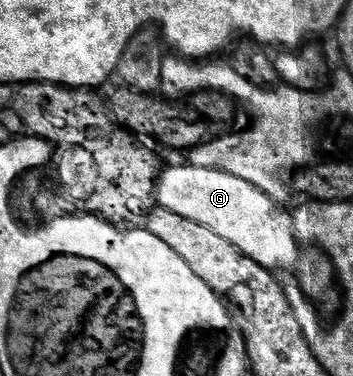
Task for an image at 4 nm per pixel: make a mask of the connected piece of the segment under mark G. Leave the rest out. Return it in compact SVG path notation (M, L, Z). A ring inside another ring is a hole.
M189 163L163 168L156 186L156 201L161 208L176 211L176 215L184 215L184 219L192 219L216 231L216 235L228 239L232 247L244 251L248 259L256 259L256 263L268 270L294 269L298 265L297 284L315 303L336 289L336 274L330 258L318 251L306 251L310 253L302 257L303 246L294 234L293 216L285 213L283 206L264 191L244 179L236 179L236 175Z

